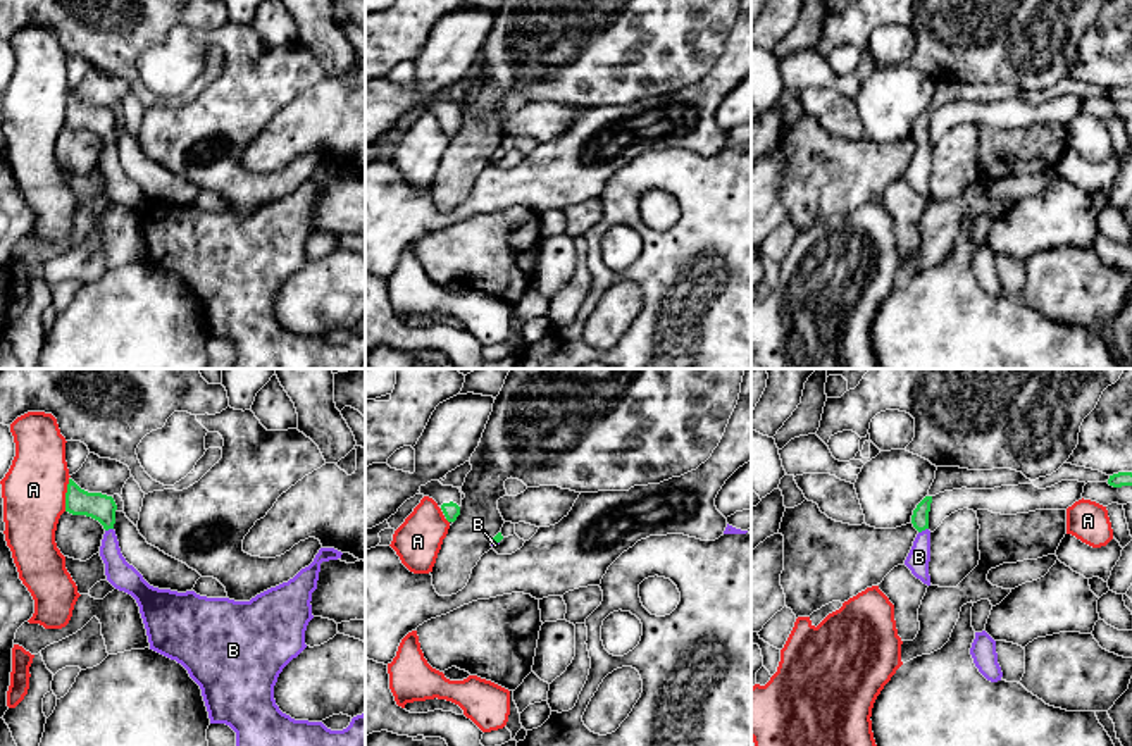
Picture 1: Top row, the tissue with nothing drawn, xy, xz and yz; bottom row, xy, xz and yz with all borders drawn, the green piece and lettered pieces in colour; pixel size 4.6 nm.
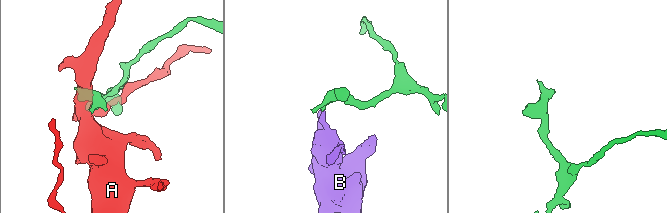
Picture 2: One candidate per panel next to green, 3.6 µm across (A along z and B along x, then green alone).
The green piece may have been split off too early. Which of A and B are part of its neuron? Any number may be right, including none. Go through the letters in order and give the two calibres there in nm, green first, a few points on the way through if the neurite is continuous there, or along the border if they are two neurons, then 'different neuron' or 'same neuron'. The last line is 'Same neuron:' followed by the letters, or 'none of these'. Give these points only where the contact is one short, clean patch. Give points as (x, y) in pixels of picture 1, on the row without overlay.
A: 130 nm thick on the green side, 300 nm on the other; different neuron
B: 80 nm thick on the green side, 110 nm on the other; runs through yz (920, 128), (922, 143), (919, 171); same neuron
Same neuron: B

